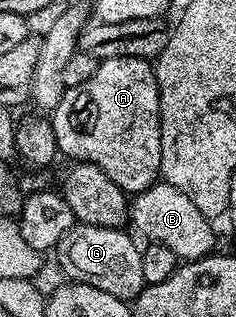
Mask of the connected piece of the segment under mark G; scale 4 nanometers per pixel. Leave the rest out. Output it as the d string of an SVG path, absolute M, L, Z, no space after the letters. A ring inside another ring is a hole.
M78 223L58 242L56 256L59 269L66 274L67 280L104 289L104 293L112 293L112 297L123 301L137 299L143 287L147 286L141 265L142 252L126 233L117 227Z

